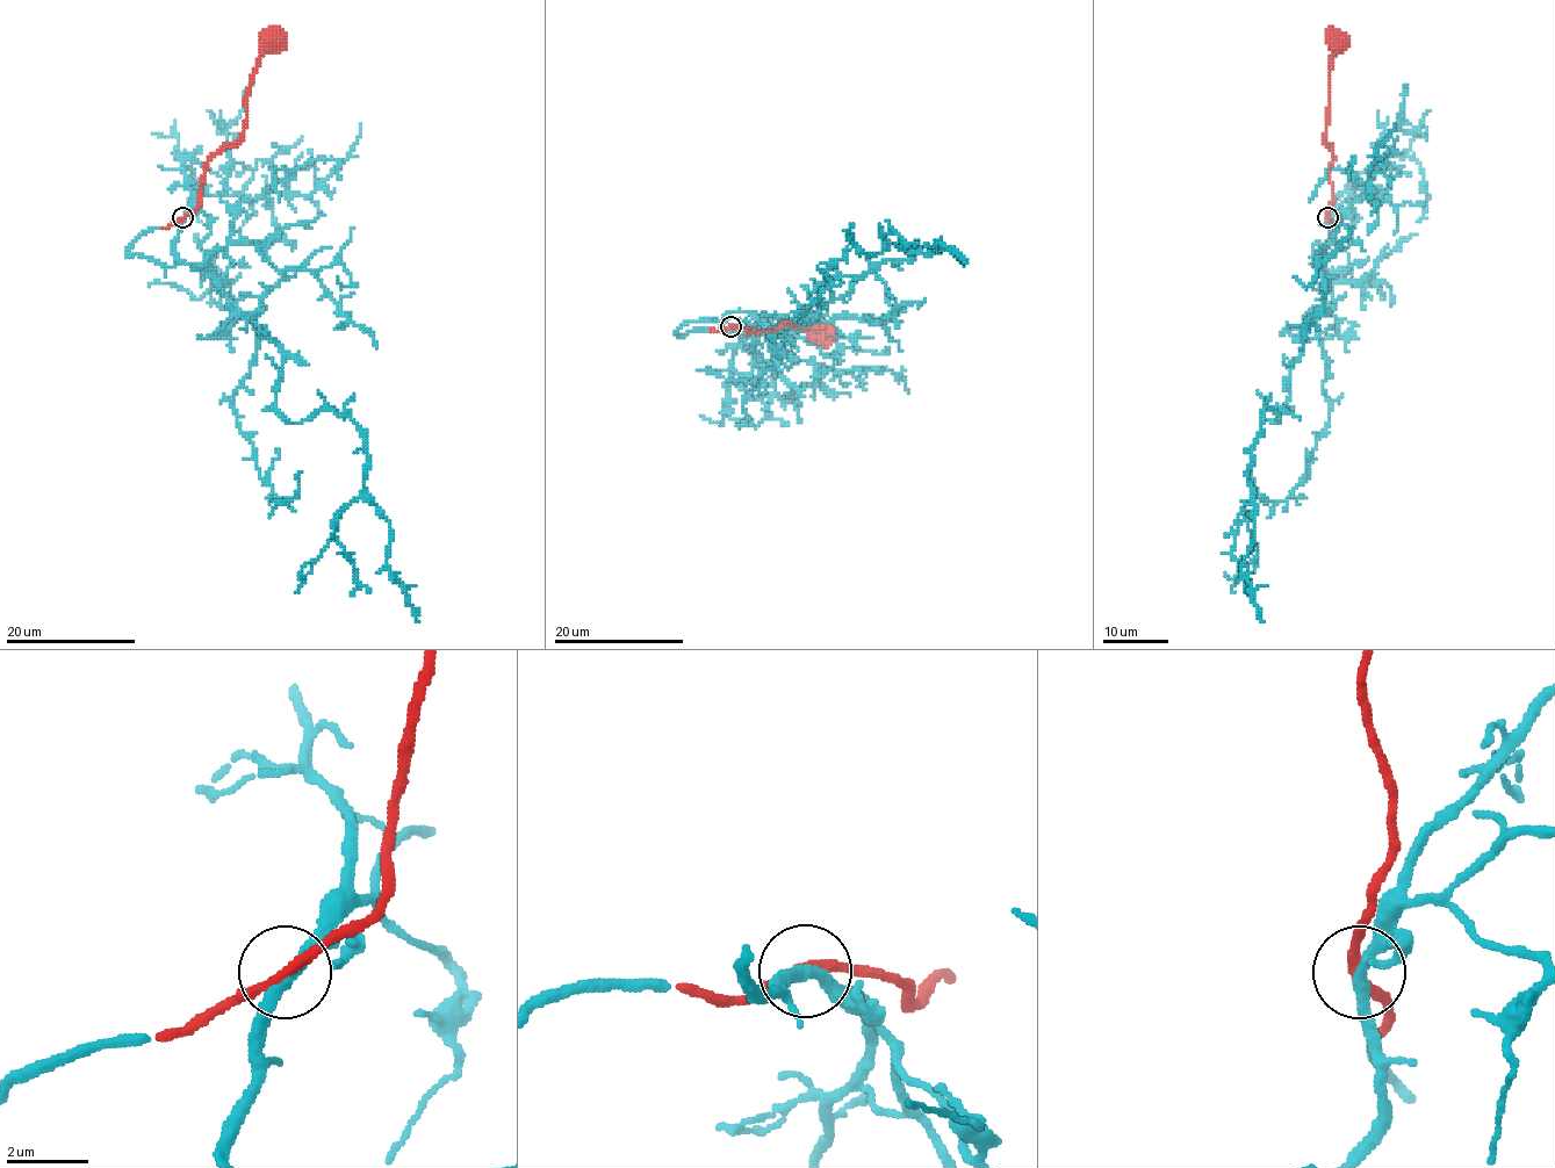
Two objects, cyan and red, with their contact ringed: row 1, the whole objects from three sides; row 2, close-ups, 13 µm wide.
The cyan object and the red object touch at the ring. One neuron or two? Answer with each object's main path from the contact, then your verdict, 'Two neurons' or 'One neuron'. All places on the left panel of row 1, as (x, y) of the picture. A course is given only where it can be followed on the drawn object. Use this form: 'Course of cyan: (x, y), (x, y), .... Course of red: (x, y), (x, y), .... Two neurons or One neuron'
Course of cyan: (182, 217), (174, 253), (280, 347), (278, 412), (330, 409), (365, 437), (361, 496), (418, 622). Course of red: (182, 217), (199, 204), (208, 160), (240, 139), (251, 76), (257, 59), (272, 43). One neuron

